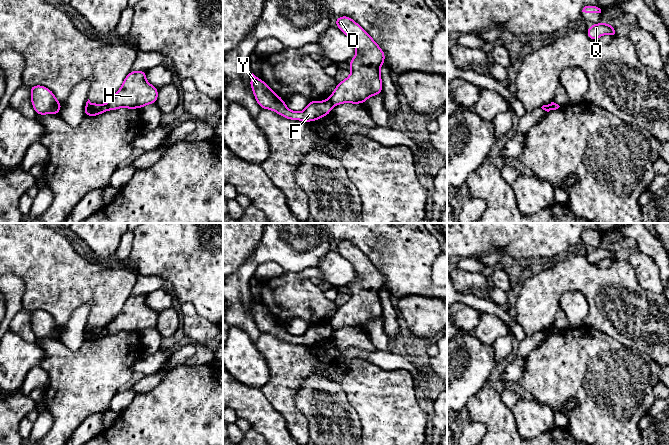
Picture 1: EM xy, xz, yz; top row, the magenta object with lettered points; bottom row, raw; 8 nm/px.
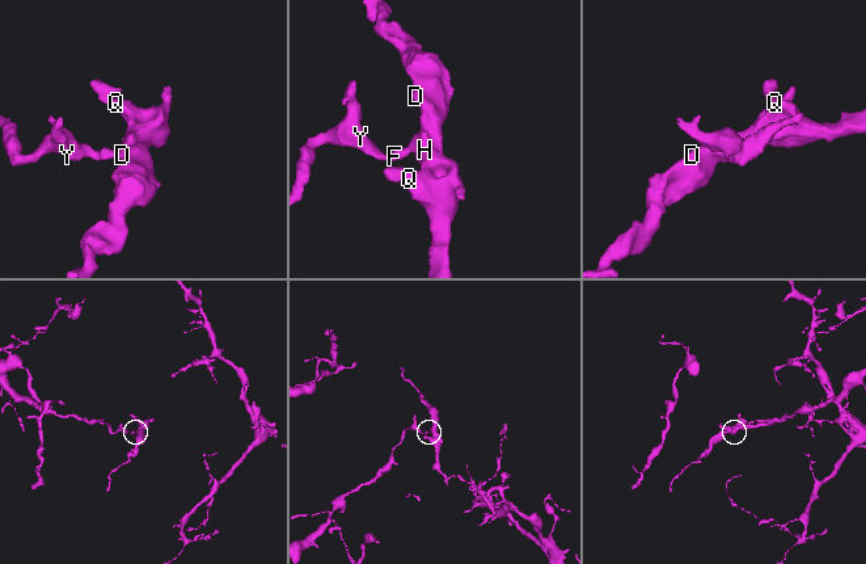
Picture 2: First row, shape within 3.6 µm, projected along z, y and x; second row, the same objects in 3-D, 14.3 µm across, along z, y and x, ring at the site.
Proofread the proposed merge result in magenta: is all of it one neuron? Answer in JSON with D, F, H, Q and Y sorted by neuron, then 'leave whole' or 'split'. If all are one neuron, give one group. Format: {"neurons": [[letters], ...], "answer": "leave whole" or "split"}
{"neurons": [["D", "H", "Q"], ["F", "Y"]], "answer": "split"}

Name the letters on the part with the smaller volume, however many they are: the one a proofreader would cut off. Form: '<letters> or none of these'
D, H, Q

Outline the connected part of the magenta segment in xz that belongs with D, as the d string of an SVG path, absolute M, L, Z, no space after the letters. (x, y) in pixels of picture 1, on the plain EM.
M342 240L335 242L335 245L336 251L353 265L356 280L348 286L351 291L350 300L337 307L329 324L333 329L345 326L364 329L370 320L382 317L380 292L385 285L385 278L352 242Z

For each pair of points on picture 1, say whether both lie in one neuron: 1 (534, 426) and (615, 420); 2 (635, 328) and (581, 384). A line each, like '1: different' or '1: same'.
1: different
2: different

